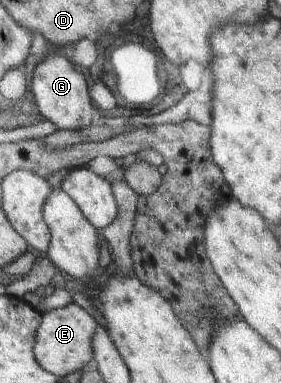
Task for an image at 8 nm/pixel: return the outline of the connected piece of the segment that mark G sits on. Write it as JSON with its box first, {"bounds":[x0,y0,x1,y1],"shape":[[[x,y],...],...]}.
{"bounds":[31,56,94,130],"shape":[[[64,56],[44,58],[34,70],[31,89],[40,114],[58,130],[84,130],[92,124],[94,114],[86,80]]]}

